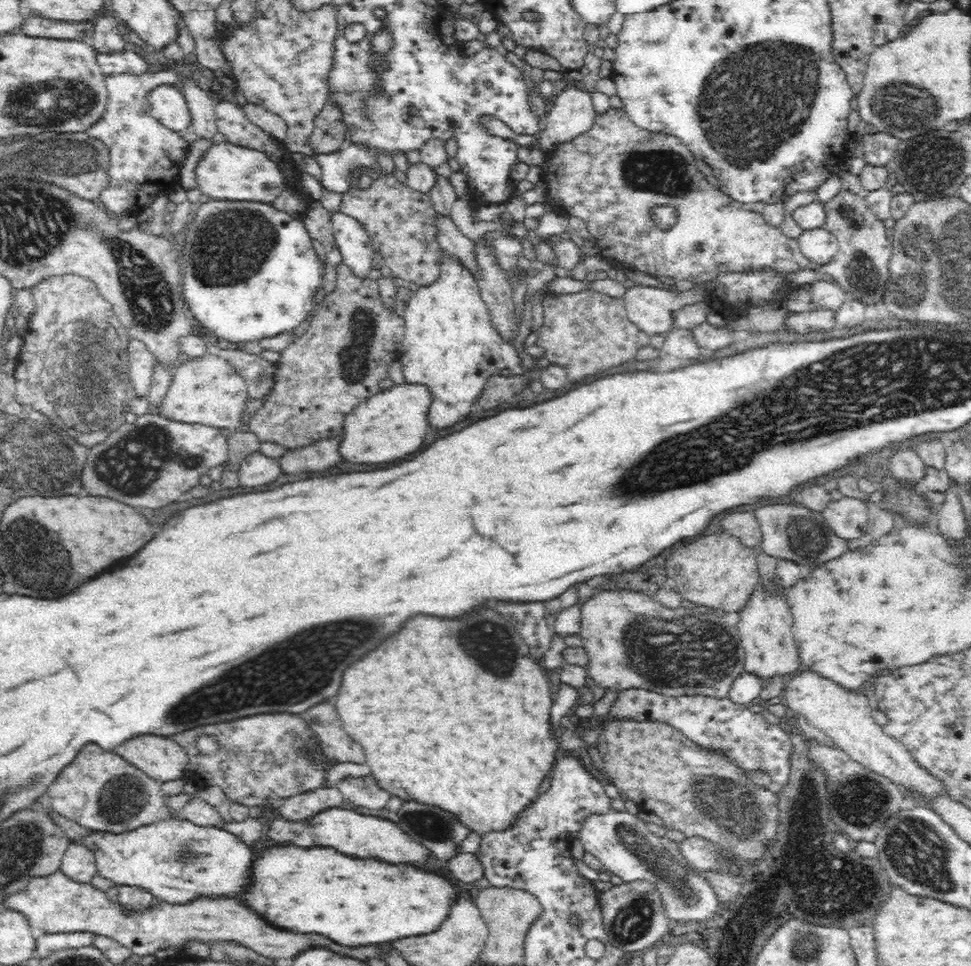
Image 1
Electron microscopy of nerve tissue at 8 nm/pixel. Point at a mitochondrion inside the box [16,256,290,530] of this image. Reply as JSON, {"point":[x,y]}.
{"point":[78,372]}

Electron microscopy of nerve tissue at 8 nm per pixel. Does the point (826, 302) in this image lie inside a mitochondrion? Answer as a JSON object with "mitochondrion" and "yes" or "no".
{"mitochondrion":"no"}

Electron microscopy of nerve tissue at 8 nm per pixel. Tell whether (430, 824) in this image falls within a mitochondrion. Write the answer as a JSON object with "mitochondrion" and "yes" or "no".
{"mitochondrion":"yes"}

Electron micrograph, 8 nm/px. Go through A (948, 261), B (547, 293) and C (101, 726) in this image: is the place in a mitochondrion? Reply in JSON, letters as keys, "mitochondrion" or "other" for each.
{"A":"mitochondrion","B":"other","C":"other"}

